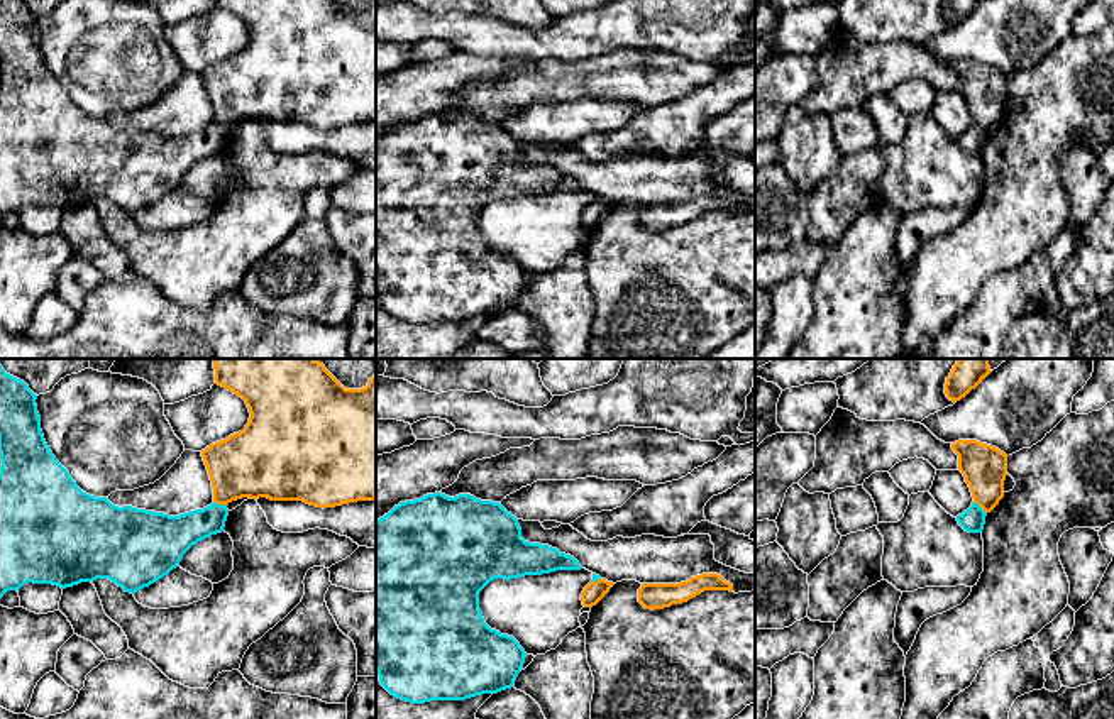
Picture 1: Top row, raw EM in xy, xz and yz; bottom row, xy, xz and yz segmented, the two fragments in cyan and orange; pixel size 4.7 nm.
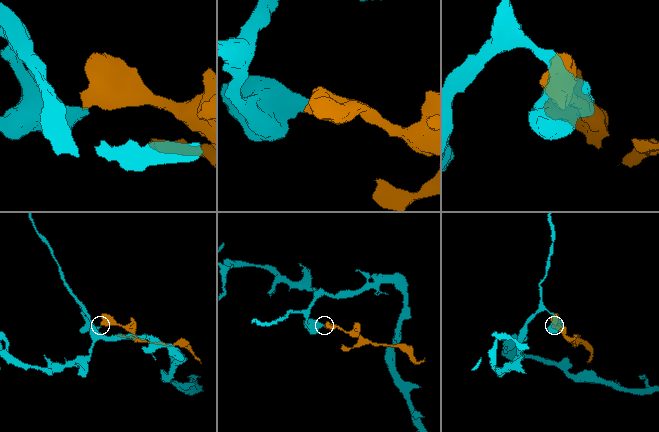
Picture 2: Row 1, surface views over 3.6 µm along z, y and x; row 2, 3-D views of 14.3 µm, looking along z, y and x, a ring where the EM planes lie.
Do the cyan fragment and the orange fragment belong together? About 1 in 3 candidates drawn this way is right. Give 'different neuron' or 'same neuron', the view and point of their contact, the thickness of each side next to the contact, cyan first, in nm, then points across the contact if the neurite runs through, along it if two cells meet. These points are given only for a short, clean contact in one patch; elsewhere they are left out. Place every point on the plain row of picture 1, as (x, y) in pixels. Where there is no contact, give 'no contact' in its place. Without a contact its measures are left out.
different neuron | xy (220, 126) | 180/320 nm | along xy (214, 122), (226, 127)

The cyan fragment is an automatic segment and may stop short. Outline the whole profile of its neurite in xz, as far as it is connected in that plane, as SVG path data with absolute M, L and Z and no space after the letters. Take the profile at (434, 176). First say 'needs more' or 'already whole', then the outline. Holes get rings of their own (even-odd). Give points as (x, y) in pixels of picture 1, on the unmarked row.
already whole; M442 113L400 123L376 142L376 293L381 306L411 325L466 321L511 310L527 274L513 257L486 245L479 213L494 200L581 189L557 169L525 162L518 140L499 123Z

